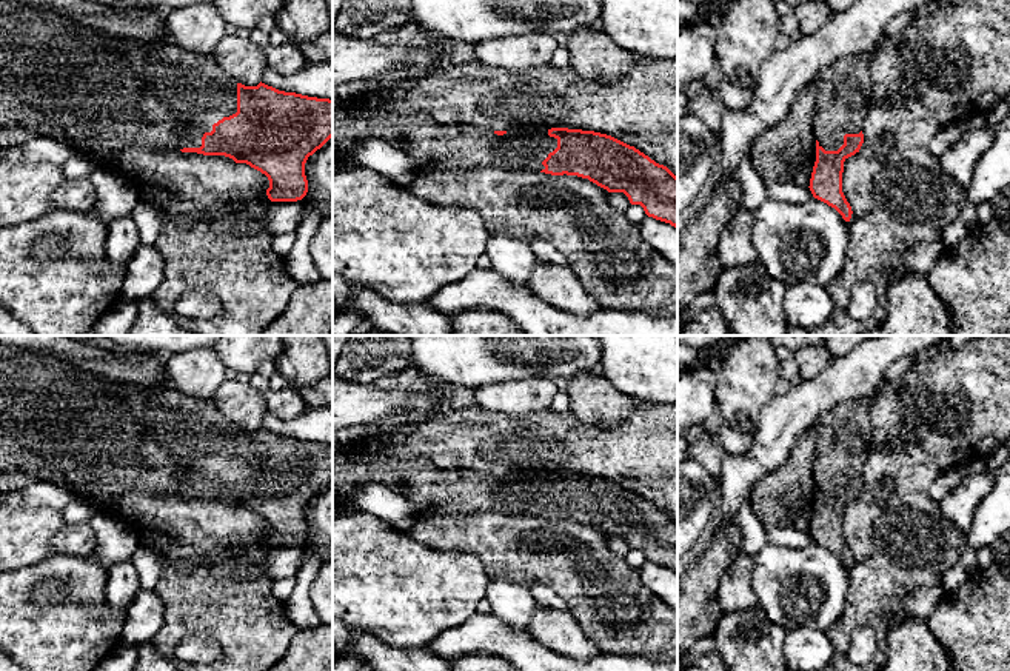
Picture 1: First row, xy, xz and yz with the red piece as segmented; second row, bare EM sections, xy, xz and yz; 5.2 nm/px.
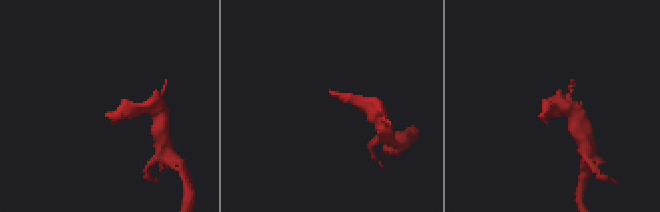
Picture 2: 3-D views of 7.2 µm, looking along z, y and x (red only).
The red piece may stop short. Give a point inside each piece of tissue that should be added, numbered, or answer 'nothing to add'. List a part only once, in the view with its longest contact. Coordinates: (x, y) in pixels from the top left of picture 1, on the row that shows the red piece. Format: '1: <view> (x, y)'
1: xy (60, 79)

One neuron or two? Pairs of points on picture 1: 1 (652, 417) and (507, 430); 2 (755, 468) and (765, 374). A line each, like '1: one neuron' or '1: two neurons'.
1: one neuron
2: two neurons

